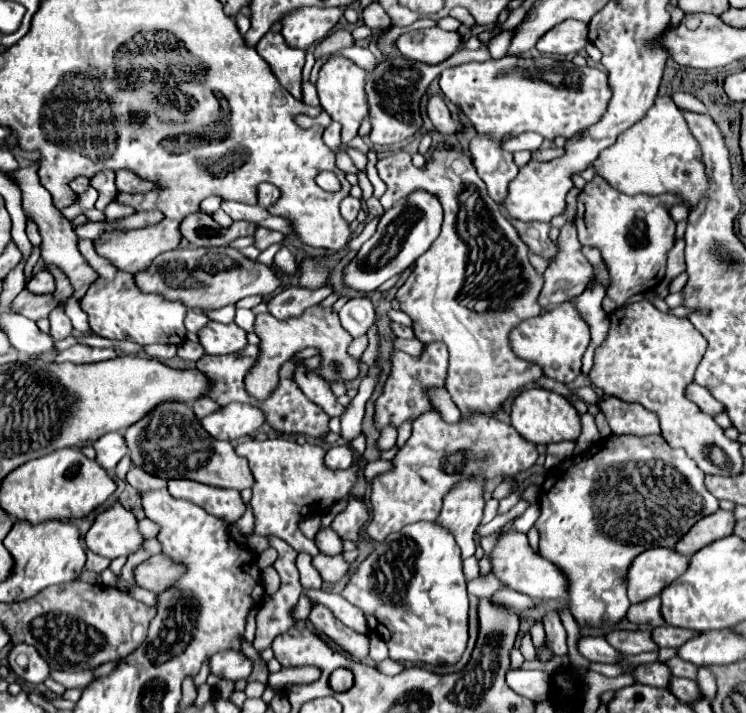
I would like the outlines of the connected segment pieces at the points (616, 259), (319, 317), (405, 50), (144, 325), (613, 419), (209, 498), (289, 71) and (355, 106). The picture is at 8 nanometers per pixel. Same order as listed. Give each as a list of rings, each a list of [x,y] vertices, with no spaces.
[[[598,174],[578,194],[578,212],[574,218],[578,238],[584,246],[600,250],[612,280],[608,296],[618,306],[624,306],[624,302],[634,294],[642,294],[658,286],[665,277],[668,250],[676,242],[676,224],[668,214],[672,204],[680,204],[680,200],[672,194],[622,196]]]
[[[314,306],[308,312],[304,312],[304,316],[300,318],[290,318],[290,320],[276,320],[272,314],[262,314],[256,316],[254,322],[254,332],[260,338],[260,360],[248,370],[246,382],[244,386],[248,388],[250,396],[256,396],[256,400],[266,400],[272,392],[272,388],[276,388],[276,380],[278,380],[278,370],[280,364],[284,364],[284,360],[290,360],[294,356],[294,352],[304,350],[308,346],[314,346],[320,350],[322,356],[322,368],[318,370],[318,374],[332,382],[332,380],[352,380],[358,376],[358,362],[354,358],[348,356],[348,346],[352,342],[352,336],[342,328],[338,314],[332,314],[330,308],[320,308]]]
[[[436,28],[410,30],[396,40],[396,48],[404,58],[424,62],[424,64],[440,64],[450,58],[460,48],[458,32],[446,32]]]
[[[79,239],[78,250],[82,252],[88,266],[94,268],[94,272],[98,274],[98,278],[90,284],[88,292],[80,300],[80,308],[88,314],[88,324],[94,330],[94,334],[110,340],[130,340],[140,346],[144,344],[180,346],[186,340],[184,304],[142,292],[136,286],[132,274],[116,269],[108,260],[96,254],[92,240]]]
[[[608,398],[600,404],[602,412],[606,414],[606,420],[616,434],[658,434],[660,424],[656,420],[656,414],[646,410],[640,404],[628,404],[618,398]]]
[[[170,478],[168,492],[174,498],[184,498],[198,504],[208,514],[224,520],[226,524],[236,522],[248,508],[242,502],[242,496],[238,490],[220,490],[220,488],[204,486],[200,482],[186,480],[186,478]]]
[[[268,32],[256,46],[256,52],[268,62],[270,70],[276,74],[278,82],[298,100],[302,98],[302,68],[304,68],[304,50],[290,48],[280,32]]]
[[[332,56],[332,58],[328,58],[324,62],[324,66],[320,68],[320,78],[316,82],[320,106],[332,116],[332,120],[336,120],[336,122],[342,124],[342,146],[336,154],[336,166],[346,173],[357,174],[359,172],[359,169],[346,154],[346,149],[350,140],[358,134],[362,118],[368,114],[368,102],[366,102],[366,94],[364,94],[364,82],[366,82],[366,72],[362,68],[358,68],[352,60],[344,58],[344,56]]]

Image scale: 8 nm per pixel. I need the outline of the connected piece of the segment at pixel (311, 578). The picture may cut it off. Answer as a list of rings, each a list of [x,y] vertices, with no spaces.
[[[299,553],[296,560],[298,572],[300,572],[300,582],[304,588],[320,588],[323,584],[318,570],[312,565],[312,557],[306,553]]]

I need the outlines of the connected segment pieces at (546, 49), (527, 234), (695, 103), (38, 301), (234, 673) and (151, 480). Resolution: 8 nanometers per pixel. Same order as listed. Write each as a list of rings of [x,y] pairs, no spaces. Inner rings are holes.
[[[566,20],[558,26],[554,26],[550,32],[546,32],[538,44],[536,50],[540,54],[578,54],[588,42],[588,26],[578,20]]]
[[[512,222],[512,226],[518,230],[522,240],[528,244],[530,252],[540,254],[544,258],[554,258],[556,256],[558,246],[556,246],[556,242],[552,242],[548,238],[548,232],[550,232],[548,224],[542,224],[542,222],[532,222],[532,224]]]
[[[678,92],[672,96],[674,102],[682,108],[682,110],[692,110],[692,112],[700,112],[700,114],[706,114],[706,106],[690,92]]]
[[[24,288],[14,304],[12,304],[12,310],[14,312],[20,312],[24,314],[26,318],[30,320],[40,320],[40,318],[48,318],[48,314],[60,306],[60,300],[54,298],[54,294],[48,294],[48,296],[36,296],[32,292],[28,292],[28,288]]]
[[[218,652],[216,656],[212,656],[210,666],[214,674],[236,682],[240,678],[250,676],[254,662],[248,660],[248,656],[244,656],[242,652]]]
[[[132,466],[126,474],[126,480],[140,492],[148,492],[148,490],[156,490],[156,488],[164,488],[166,480],[160,476],[154,476],[150,472],[146,472],[140,466]]]

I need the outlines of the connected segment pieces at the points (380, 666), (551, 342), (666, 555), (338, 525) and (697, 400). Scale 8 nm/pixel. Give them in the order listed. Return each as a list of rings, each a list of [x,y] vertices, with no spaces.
[[[388,658],[388,660],[378,662],[378,664],[376,664],[376,670],[380,670],[382,674],[388,674],[388,676],[394,676],[394,674],[402,672],[402,670],[404,670],[404,666],[402,666],[402,664],[398,664],[398,662],[392,662],[392,660]]]
[[[564,302],[554,310],[548,310],[540,316],[524,320],[524,324],[516,326],[510,336],[512,352],[518,358],[538,364],[546,378],[552,378],[560,384],[570,384],[580,376],[582,368],[582,354],[590,342],[590,332],[586,322],[578,316],[572,302]]]
[[[650,548],[636,556],[628,570],[628,598],[632,604],[658,596],[670,582],[686,572],[688,556],[670,548]]]
[[[350,498],[348,506],[334,518],[332,522],[332,530],[342,538],[342,540],[352,540],[352,542],[360,542],[358,538],[358,530],[362,528],[362,524],[368,520],[366,508],[362,502]]]
[[[690,382],[690,384],[688,384],[686,396],[688,396],[688,400],[692,400],[694,404],[698,404],[698,406],[700,406],[706,414],[710,414],[710,416],[714,416],[714,414],[718,414],[718,412],[724,412],[724,406],[722,406],[706,388],[698,386],[696,382]]]

